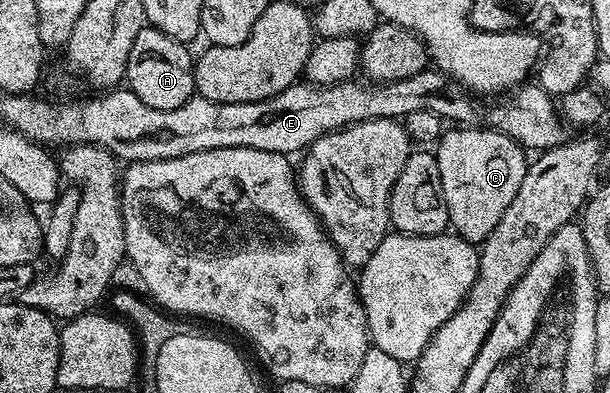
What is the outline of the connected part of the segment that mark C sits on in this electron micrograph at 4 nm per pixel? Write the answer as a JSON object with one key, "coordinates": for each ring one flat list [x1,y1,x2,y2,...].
{"coordinates":[[458,125,450,130,436,144,450,227,453,234,480,245,500,225,504,209,512,205,520,181,524,181,528,155,515,139,482,125]]}

